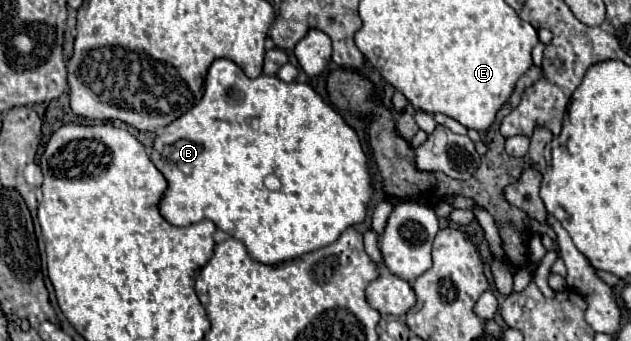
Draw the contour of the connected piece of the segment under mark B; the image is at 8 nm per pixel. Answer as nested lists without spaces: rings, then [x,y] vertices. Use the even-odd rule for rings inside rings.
[[[231,59],[213,61],[211,69],[209,69],[209,75],[207,75],[207,81],[205,81],[203,99],[191,111],[187,111],[185,115],[181,115],[179,119],[175,119],[171,125],[167,125],[163,129],[163,133],[153,143],[151,161],[157,165],[157,169],[169,181],[169,189],[167,189],[159,209],[161,209],[161,215],[171,225],[185,227],[185,225],[193,225],[193,223],[199,223],[203,219],[209,219],[219,229],[223,229],[227,235],[239,239],[247,247],[247,253],[255,261],[265,263],[265,265],[275,265],[275,263],[281,263],[281,261],[297,259],[305,253],[311,253],[311,251],[317,251],[325,245],[331,245],[333,241],[339,239],[339,235],[347,227],[353,227],[353,225],[365,221],[367,207],[369,207],[371,197],[373,197],[373,183],[371,183],[371,175],[369,175],[367,155],[361,147],[361,141],[359,141],[357,133],[343,121],[343,117],[331,105],[327,105],[323,101],[323,97],[319,93],[315,93],[307,83],[297,83],[297,81],[285,83],[277,75],[271,75],[271,77],[269,75],[259,75],[259,77],[251,79]]]

